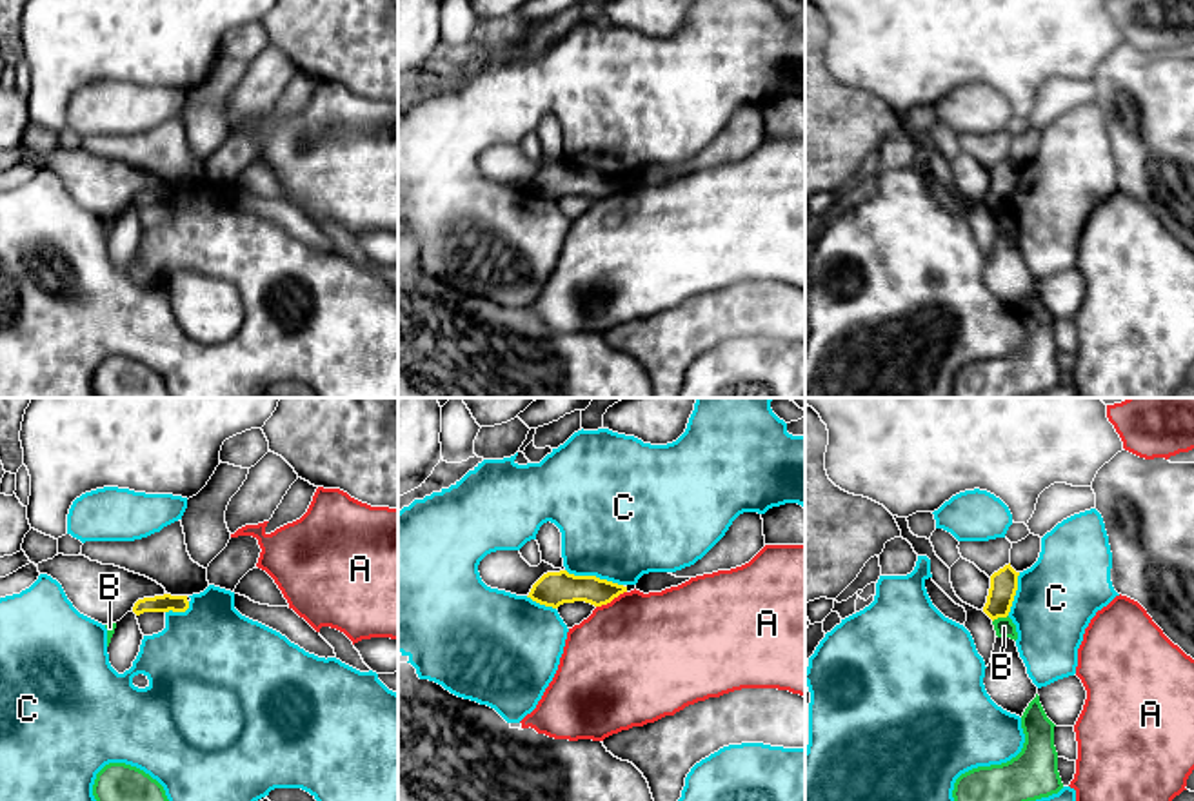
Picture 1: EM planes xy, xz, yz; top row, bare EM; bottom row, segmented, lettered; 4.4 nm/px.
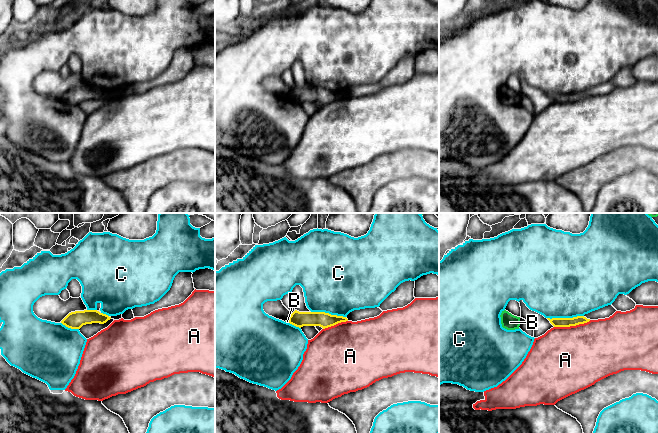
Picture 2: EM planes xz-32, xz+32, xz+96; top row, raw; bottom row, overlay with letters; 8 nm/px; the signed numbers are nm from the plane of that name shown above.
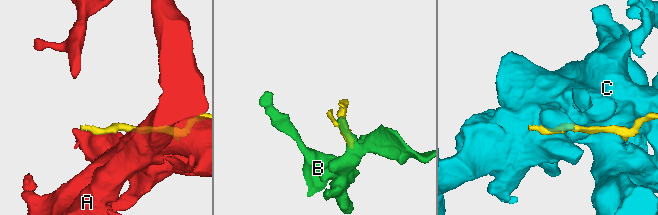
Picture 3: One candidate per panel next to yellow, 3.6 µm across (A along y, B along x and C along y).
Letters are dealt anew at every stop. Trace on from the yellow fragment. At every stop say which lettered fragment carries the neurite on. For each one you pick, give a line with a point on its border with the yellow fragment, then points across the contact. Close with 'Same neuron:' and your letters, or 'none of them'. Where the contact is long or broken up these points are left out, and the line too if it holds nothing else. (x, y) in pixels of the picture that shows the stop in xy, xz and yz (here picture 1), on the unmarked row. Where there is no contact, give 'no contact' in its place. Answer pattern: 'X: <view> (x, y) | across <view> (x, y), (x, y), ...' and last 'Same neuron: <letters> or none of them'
Same neuron: none of them

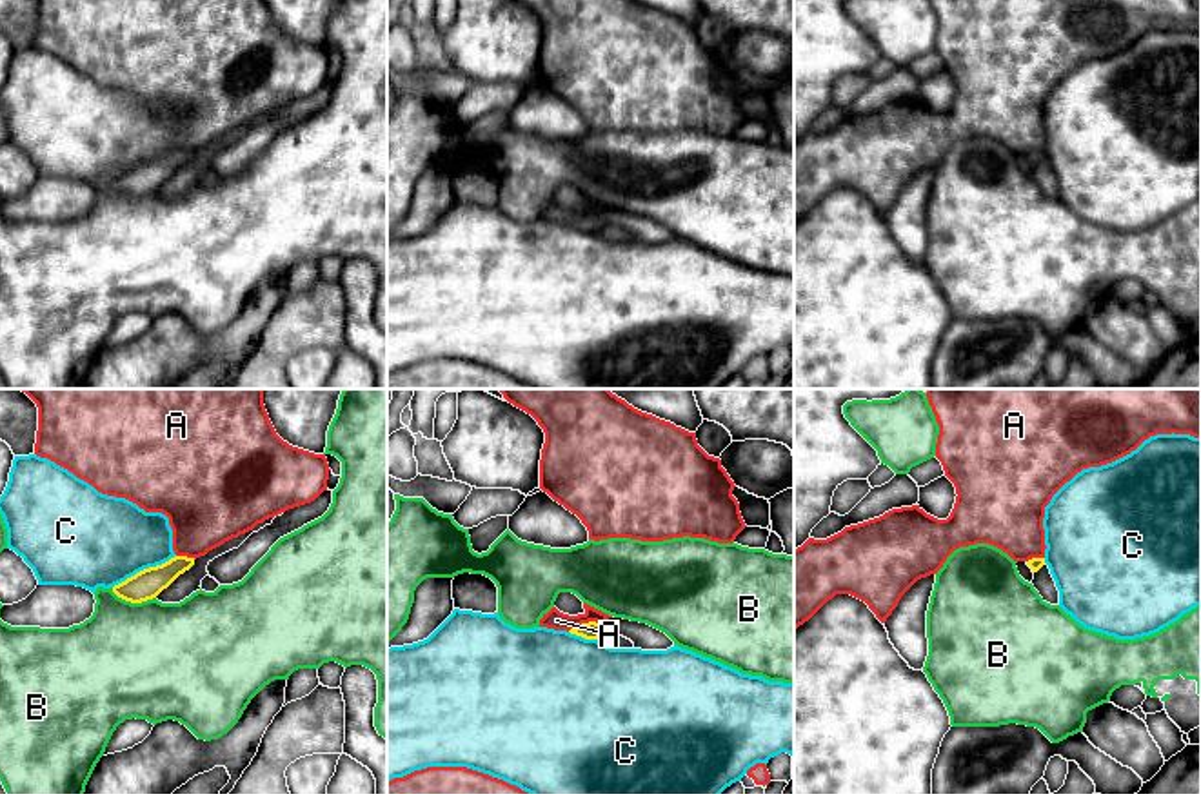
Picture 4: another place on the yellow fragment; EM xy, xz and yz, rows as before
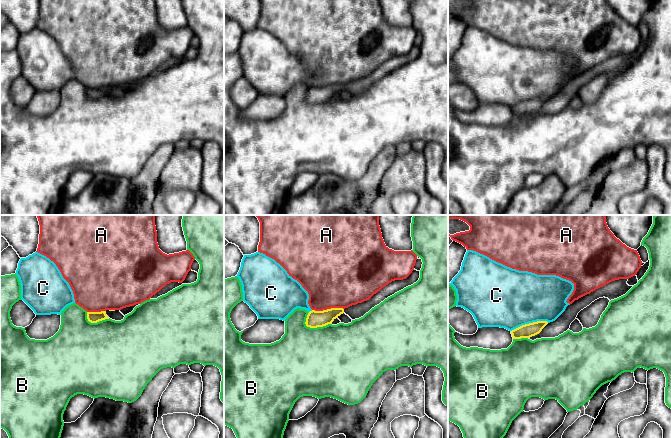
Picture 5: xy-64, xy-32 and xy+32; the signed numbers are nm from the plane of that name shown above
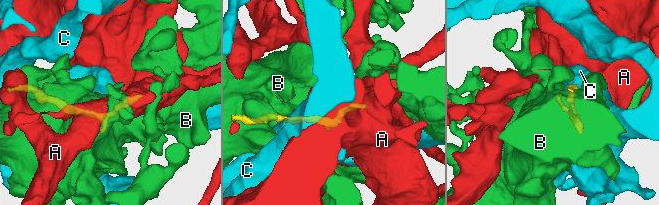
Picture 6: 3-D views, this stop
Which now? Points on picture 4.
Same neuron: none of them

